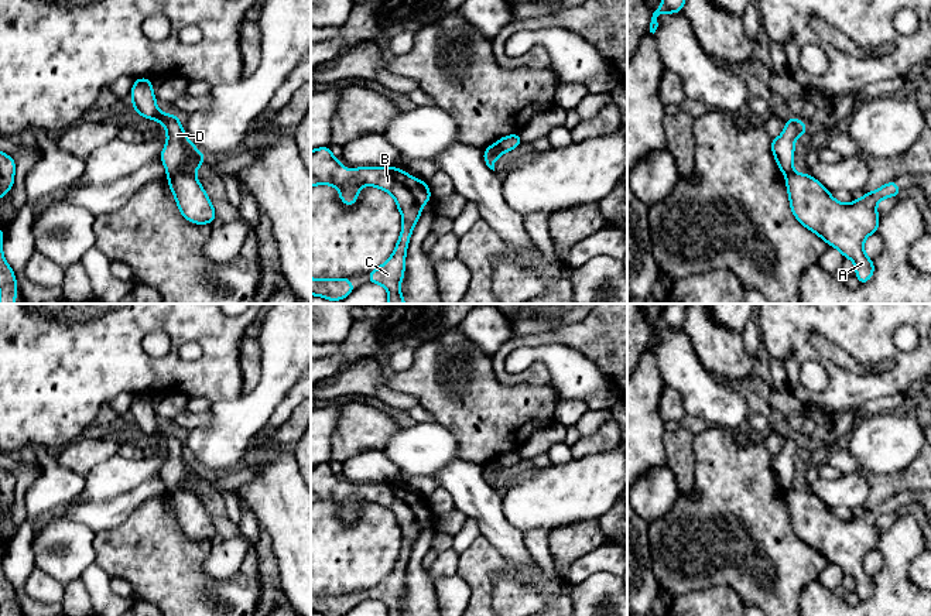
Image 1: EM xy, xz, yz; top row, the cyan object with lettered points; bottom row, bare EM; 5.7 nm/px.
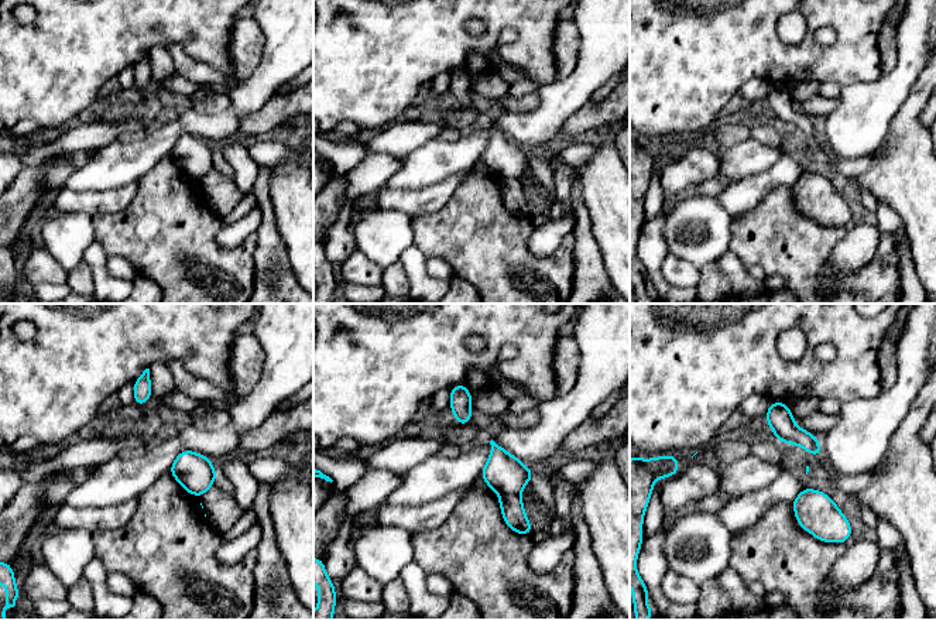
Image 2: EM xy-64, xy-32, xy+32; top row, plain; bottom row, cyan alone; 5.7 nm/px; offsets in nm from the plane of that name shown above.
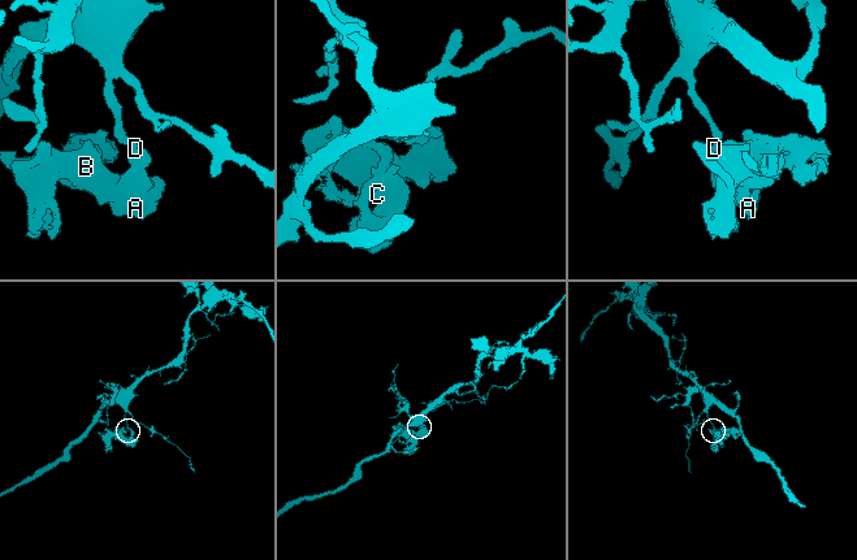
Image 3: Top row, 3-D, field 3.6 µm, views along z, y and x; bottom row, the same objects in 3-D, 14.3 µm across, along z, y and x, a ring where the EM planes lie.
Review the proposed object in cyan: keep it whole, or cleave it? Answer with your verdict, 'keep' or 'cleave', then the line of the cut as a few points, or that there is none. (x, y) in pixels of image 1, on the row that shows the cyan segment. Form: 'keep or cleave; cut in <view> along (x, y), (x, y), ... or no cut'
cleave; cut in xy along (167, 174), (190, 174), (192, 177)

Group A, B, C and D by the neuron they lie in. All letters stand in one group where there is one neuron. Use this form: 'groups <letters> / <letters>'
groups A B C / D

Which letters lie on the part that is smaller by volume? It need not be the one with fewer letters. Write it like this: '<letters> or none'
A, B, C

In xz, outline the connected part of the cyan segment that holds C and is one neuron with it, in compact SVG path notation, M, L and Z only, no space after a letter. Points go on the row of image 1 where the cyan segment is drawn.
M324 146L311 151L311 186L314 185L335 185L339 199L349 208L356 203L362 185L380 188L394 198L403 216L403 229L389 260L379 268L369 271L367 276L369 284L380 284L389 290L387 304L405 304L400 292L405 253L422 205L431 201L428 184L391 165L356 167L349 174L342 161L332 155L331 147Z

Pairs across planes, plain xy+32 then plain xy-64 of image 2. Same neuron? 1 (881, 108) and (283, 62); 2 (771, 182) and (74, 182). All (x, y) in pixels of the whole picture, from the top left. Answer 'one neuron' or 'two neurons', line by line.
1: one neuron
2: two neurons

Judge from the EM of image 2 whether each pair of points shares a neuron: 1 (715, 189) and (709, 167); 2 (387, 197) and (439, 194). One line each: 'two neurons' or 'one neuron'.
1: two neurons
2: one neuron

